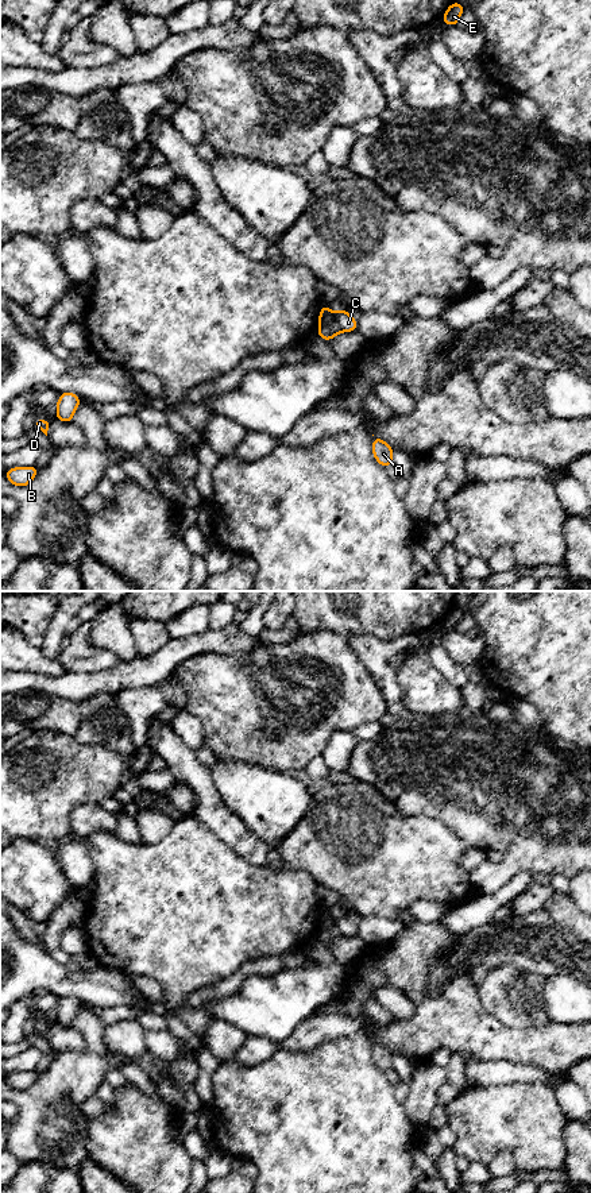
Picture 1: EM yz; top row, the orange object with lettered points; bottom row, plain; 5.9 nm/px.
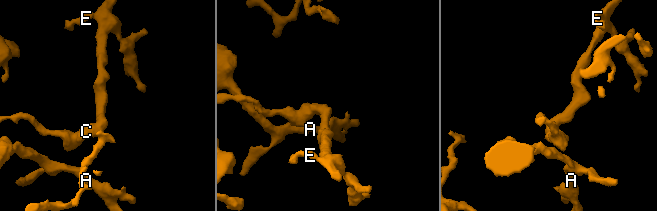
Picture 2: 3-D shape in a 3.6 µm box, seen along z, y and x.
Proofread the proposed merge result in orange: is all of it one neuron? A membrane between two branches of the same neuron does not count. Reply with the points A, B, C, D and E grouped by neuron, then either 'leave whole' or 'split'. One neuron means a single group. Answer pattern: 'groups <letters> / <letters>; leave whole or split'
groups A B C D / E; split

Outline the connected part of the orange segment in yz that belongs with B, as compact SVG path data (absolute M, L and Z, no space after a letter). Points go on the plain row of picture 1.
M35 1070L30 1072L13 1072L7 1074L4 1081L18 1092L24 1092L30 1089L38 1078L38 1073Z

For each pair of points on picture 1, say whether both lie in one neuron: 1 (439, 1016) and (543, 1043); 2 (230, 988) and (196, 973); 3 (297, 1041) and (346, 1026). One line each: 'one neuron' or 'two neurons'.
1: one neuron
2: two neurons
3: one neuron

